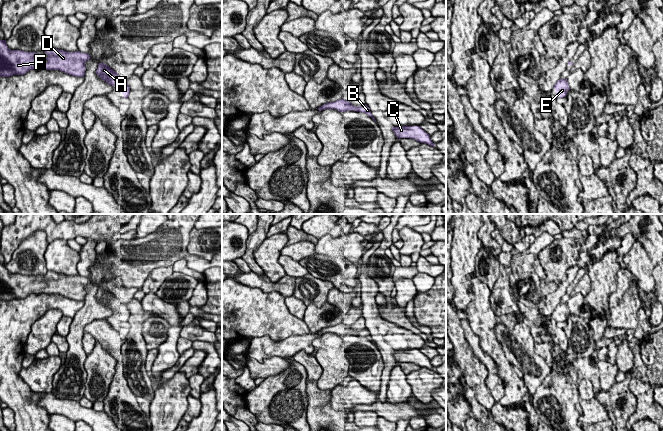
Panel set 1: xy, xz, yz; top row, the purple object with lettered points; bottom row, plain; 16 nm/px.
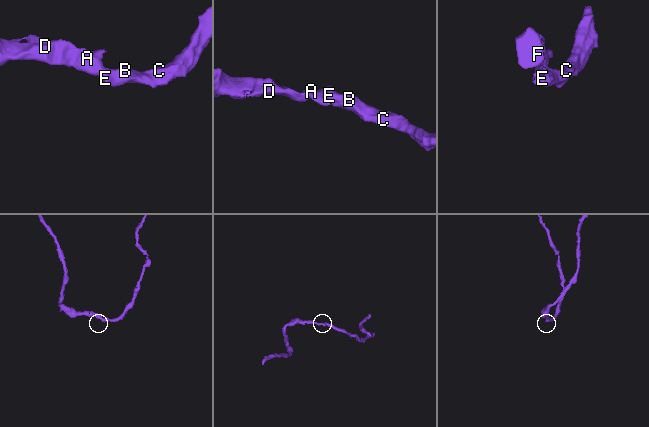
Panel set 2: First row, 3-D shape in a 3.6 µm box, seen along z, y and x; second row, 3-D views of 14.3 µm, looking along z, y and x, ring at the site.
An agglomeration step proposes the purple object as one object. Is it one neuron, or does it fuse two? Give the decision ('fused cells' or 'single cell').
single cell

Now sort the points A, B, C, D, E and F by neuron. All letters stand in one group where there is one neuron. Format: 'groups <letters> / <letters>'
groups A B C D E F

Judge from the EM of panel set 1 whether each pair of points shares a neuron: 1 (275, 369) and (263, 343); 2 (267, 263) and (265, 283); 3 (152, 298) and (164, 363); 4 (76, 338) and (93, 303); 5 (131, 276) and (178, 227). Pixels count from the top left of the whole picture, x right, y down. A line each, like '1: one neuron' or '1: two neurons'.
1: two neurons
2: two neurons
3: one neuron
4: one neuron
5: one neuron

